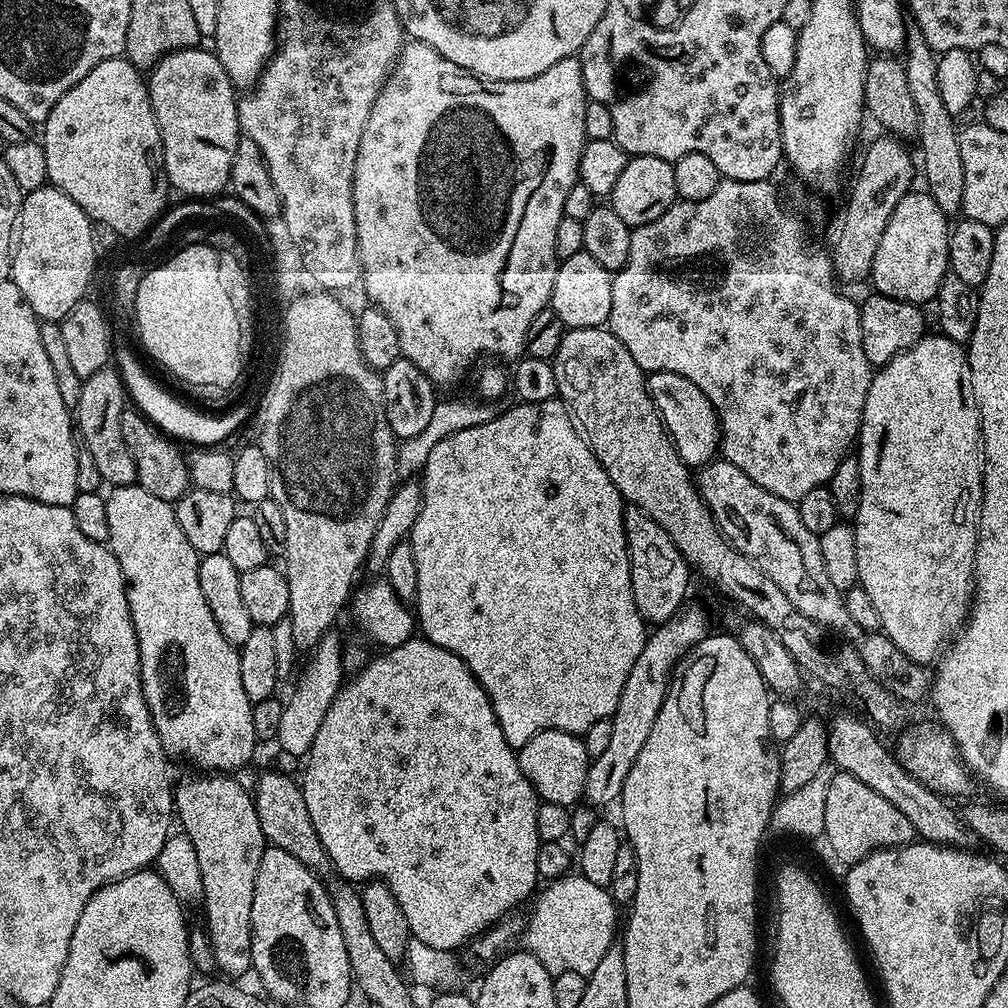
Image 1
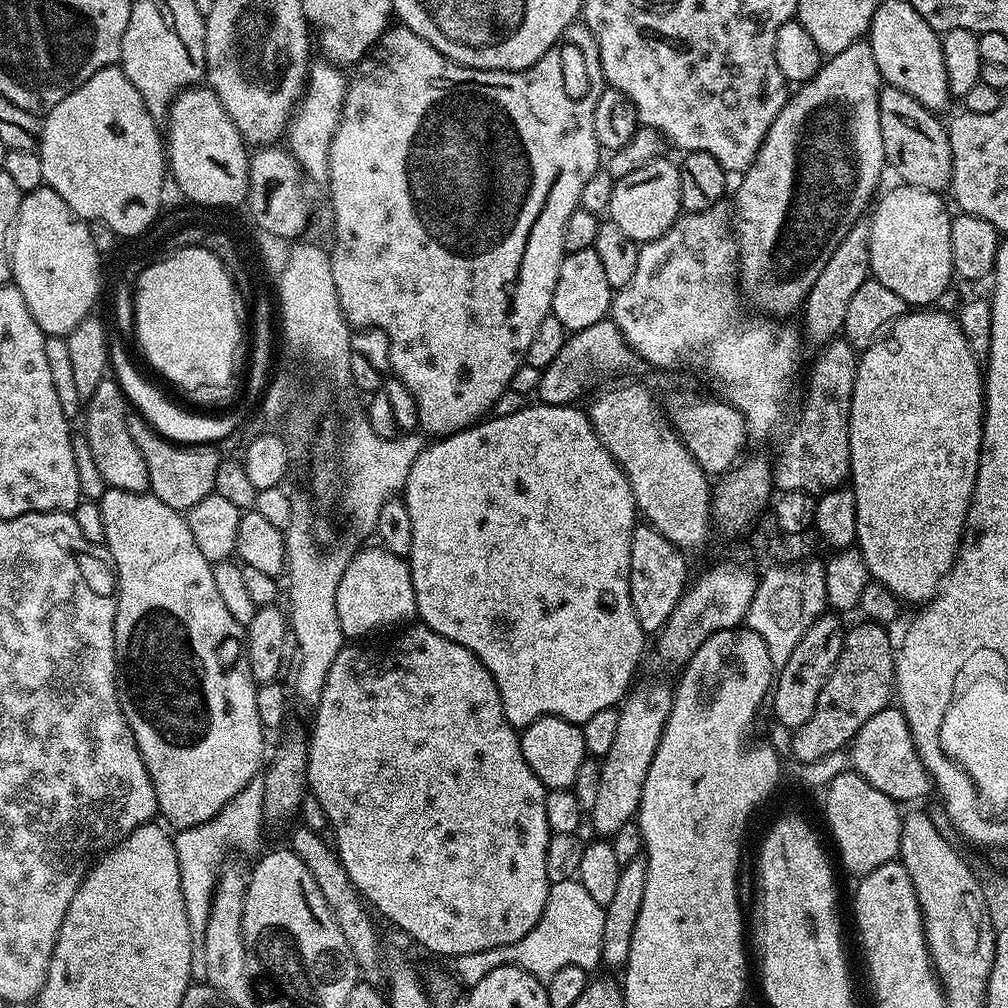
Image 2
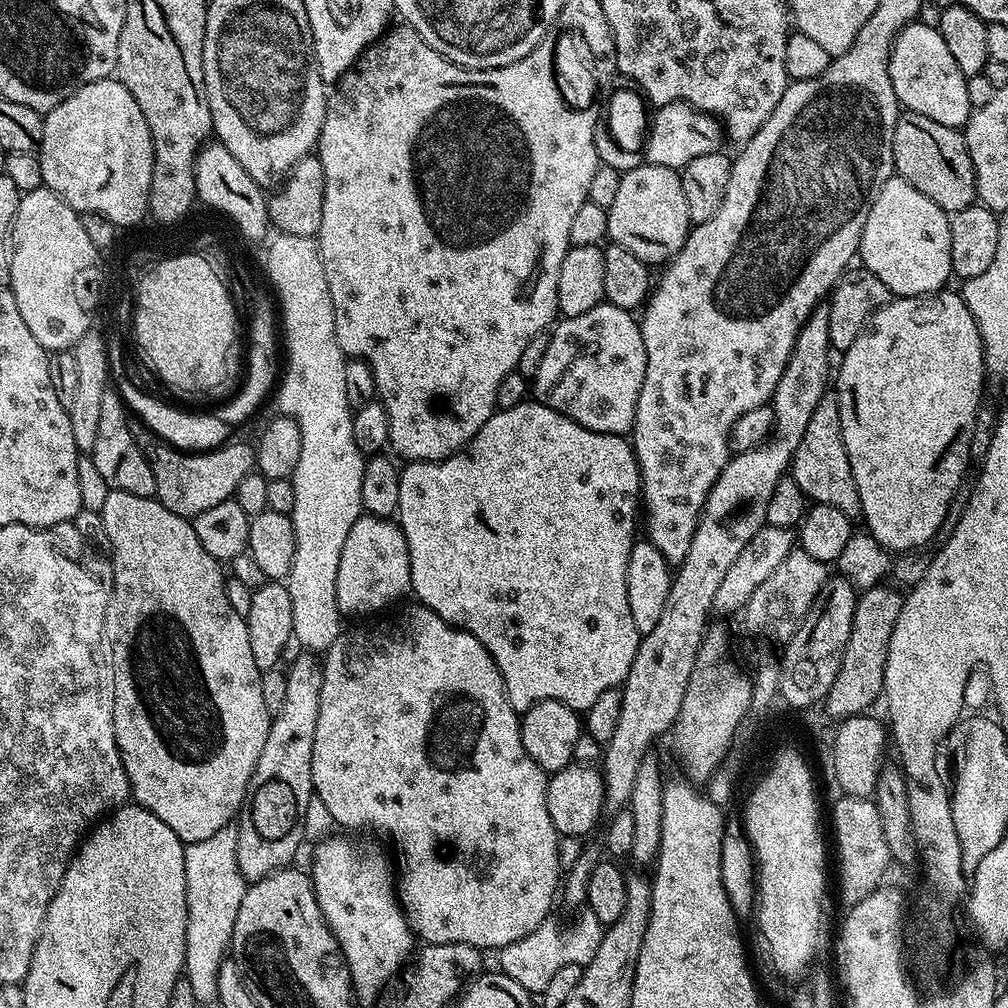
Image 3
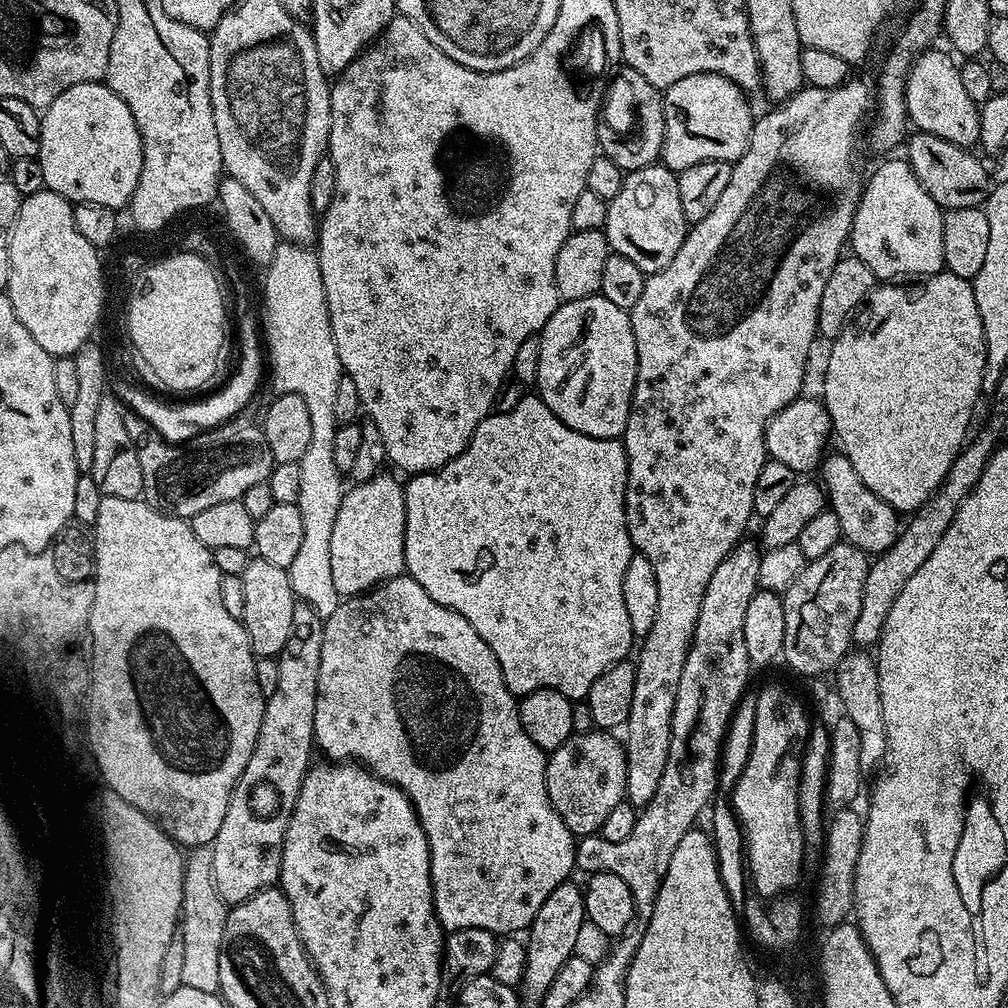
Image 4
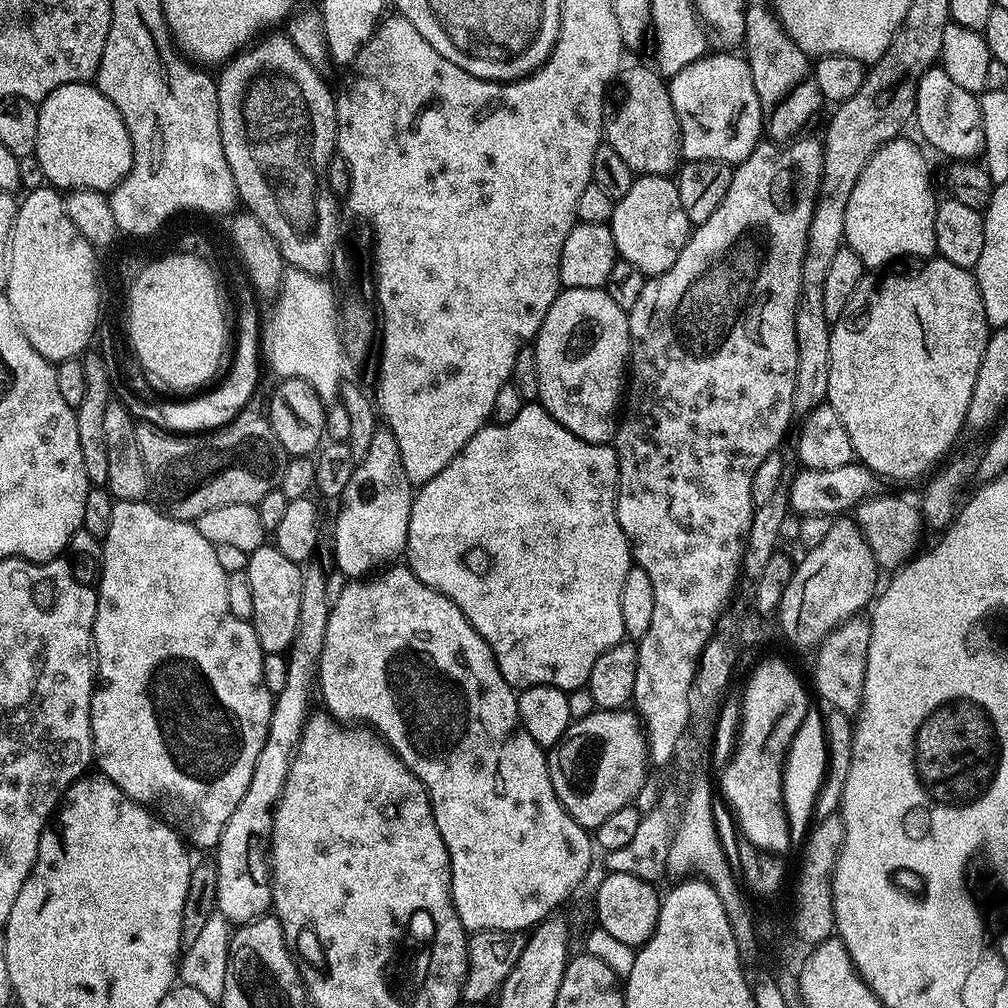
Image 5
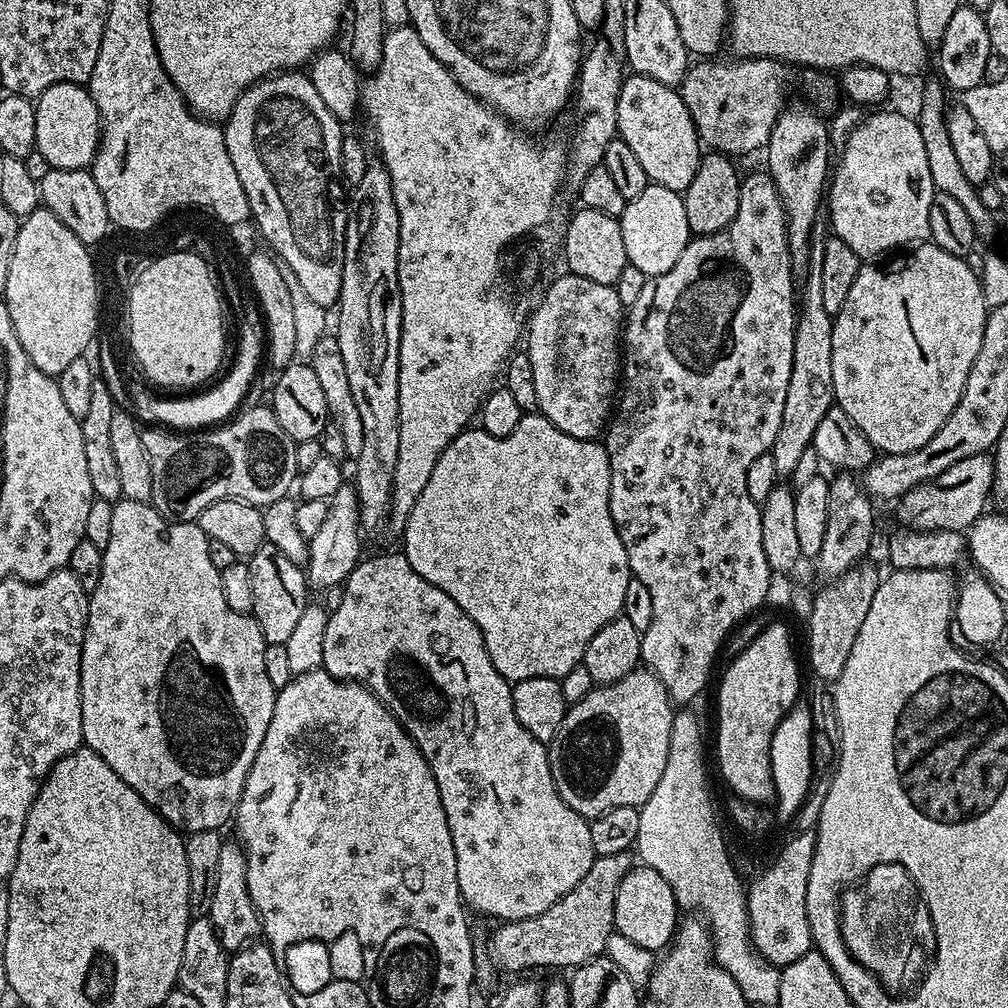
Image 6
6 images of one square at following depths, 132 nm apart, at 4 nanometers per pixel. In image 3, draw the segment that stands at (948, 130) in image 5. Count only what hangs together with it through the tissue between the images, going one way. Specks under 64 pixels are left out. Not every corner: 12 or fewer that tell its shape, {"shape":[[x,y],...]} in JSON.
{"shape":[[913,22],[888,69],[901,109],[960,130],[968,77],[939,27]]}

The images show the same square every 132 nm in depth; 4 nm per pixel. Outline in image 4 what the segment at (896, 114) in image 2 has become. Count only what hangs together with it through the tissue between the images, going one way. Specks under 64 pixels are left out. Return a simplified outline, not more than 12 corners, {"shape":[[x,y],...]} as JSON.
{"shape":[[916,130],[908,165],[940,209],[978,208],[989,169],[965,145]]}

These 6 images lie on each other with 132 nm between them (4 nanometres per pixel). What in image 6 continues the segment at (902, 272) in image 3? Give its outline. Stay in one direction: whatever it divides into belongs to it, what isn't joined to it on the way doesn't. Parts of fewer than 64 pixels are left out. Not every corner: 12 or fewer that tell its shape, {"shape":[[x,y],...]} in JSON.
{"shape":[[875,111],[828,188],[831,231],[861,258],[930,237],[919,123]]}

